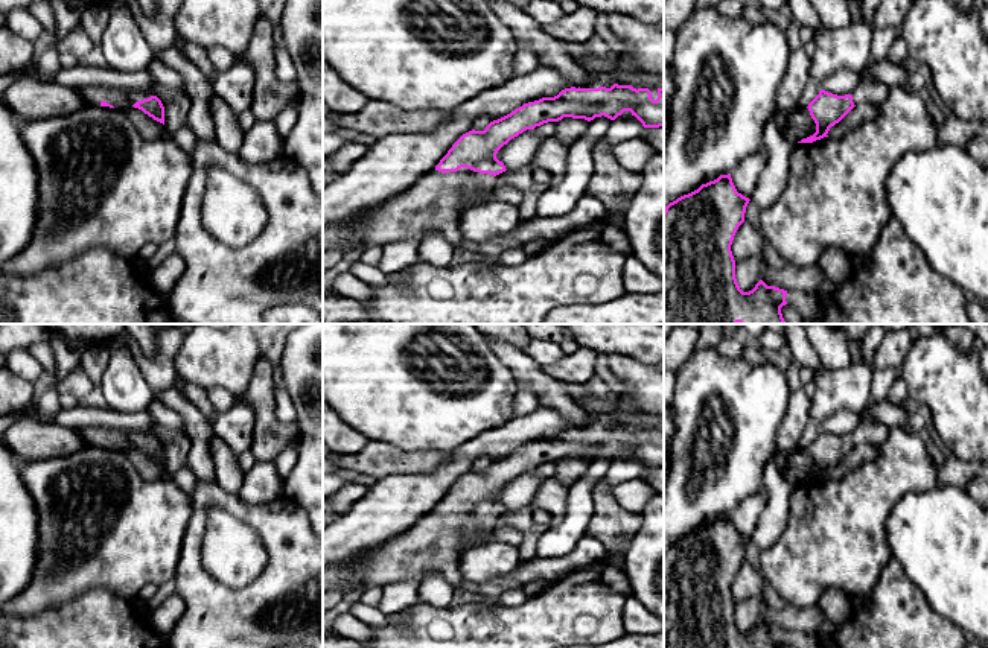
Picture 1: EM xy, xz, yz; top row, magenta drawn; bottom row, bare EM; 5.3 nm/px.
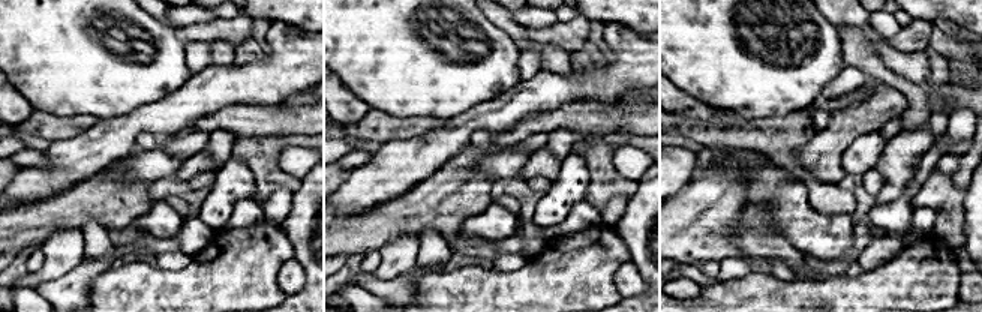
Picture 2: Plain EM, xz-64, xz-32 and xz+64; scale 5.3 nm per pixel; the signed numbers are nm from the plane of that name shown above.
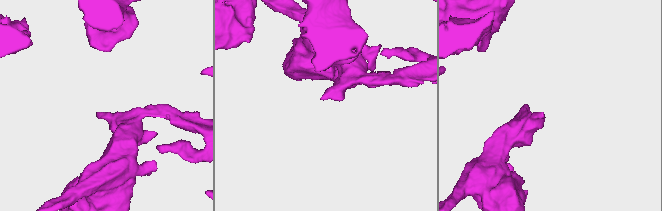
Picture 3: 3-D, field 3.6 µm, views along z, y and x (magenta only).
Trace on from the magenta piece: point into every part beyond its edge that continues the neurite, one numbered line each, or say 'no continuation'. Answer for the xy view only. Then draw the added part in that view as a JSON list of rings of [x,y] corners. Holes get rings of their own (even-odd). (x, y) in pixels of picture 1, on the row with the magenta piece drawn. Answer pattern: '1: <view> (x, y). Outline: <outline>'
1: xy (93, 95). Outline: [[[96,85],[82,87],[79,88],[79,91],[82,93],[88,105],[100,105],[100,102],[105,100],[114,108],[123,108],[123,110],[132,106],[139,100],[152,96],[151,93],[145,91],[122,91],[116,88],[96,87]]]

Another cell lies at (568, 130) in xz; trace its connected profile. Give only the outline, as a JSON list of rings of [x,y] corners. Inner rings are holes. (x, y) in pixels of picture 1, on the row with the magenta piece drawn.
[[[563,117],[557,122],[554,137],[562,143],[571,145],[577,138],[583,137],[589,128],[589,122],[585,119]]]

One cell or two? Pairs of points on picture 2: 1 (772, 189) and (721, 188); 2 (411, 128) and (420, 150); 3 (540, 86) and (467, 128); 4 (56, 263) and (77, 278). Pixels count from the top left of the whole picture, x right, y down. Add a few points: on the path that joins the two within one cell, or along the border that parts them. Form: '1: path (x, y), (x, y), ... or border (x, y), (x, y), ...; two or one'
1: border (766, 159), (750, 176), (744, 203); two
2: border (443, 122), (419, 137), (389, 140), (383, 146); two
3: path (522, 101), (499, 114), (485, 116); one
4: border (83, 258), (63, 275), (35, 285); two

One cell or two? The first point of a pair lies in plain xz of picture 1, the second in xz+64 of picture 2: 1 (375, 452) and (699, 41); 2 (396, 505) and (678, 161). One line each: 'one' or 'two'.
1: two
2: two

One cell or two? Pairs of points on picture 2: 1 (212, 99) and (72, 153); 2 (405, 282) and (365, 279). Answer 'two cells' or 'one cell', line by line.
1: one cell
2: one cell

